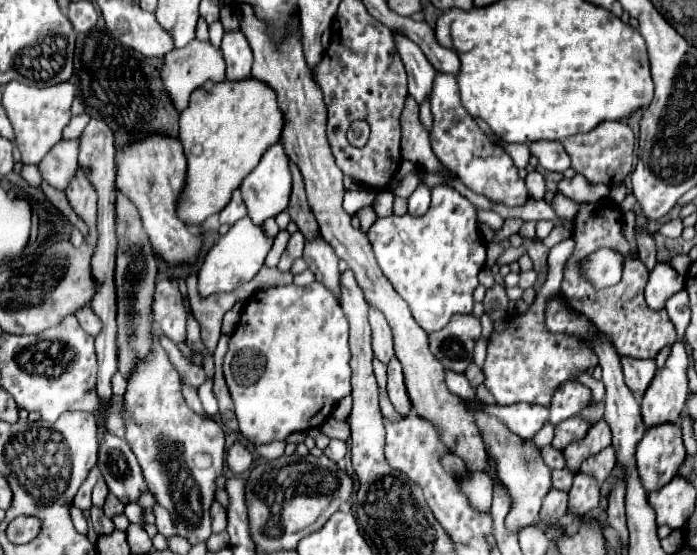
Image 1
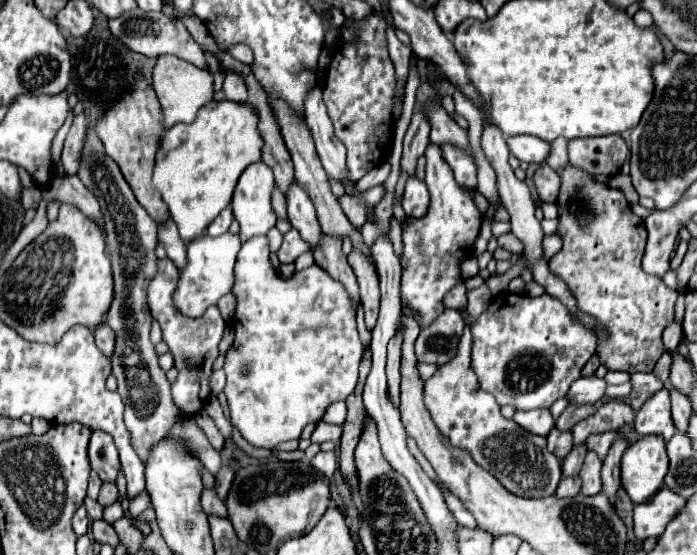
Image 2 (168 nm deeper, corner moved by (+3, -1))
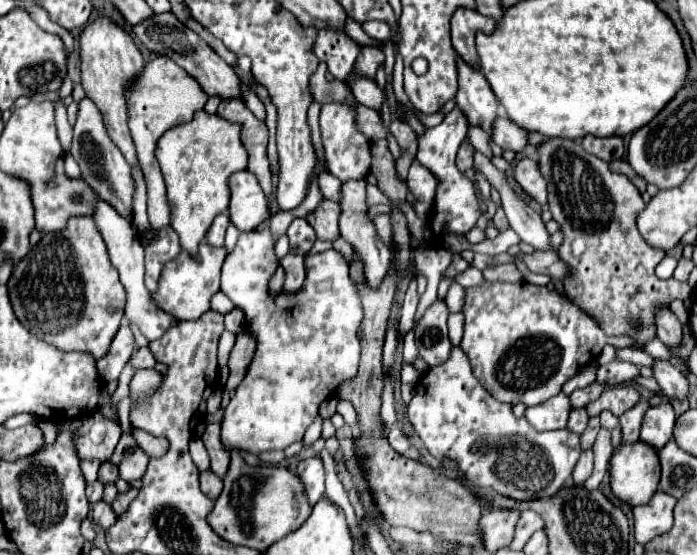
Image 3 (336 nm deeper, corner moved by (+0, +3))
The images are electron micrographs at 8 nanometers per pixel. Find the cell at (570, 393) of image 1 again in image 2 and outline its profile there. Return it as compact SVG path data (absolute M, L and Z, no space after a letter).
M587 376L587 378L579 378L571 384L567 398L571 404L575 406L585 406L585 404L595 404L603 392L605 392L605 380L597 378L597 376Z

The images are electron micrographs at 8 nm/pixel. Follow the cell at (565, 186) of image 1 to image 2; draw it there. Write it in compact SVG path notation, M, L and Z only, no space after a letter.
M543 164L537 172L535 172L535 186L537 192L541 196L541 200L545 202L555 202L559 196L559 188L561 188L561 176L551 170L547 164Z

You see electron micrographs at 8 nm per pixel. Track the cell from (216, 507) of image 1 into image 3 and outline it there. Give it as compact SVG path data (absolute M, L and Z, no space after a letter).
M212 470L200 472L200 490L210 498L216 500L218 492L222 490L222 478L218 478Z

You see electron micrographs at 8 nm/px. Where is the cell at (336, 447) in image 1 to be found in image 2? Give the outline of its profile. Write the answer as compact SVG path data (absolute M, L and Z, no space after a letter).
M319 452L319 454L311 460L311 466L317 468L319 472L323 472L323 476L331 478L333 472L337 470L337 458L335 458L335 452Z

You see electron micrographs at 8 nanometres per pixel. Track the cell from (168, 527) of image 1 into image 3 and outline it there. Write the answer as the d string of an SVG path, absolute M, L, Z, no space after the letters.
M136 444L136 446L128 446L122 454L122 462L120 462L120 476L132 480L140 480L142 472L146 470L148 464L148 454Z

